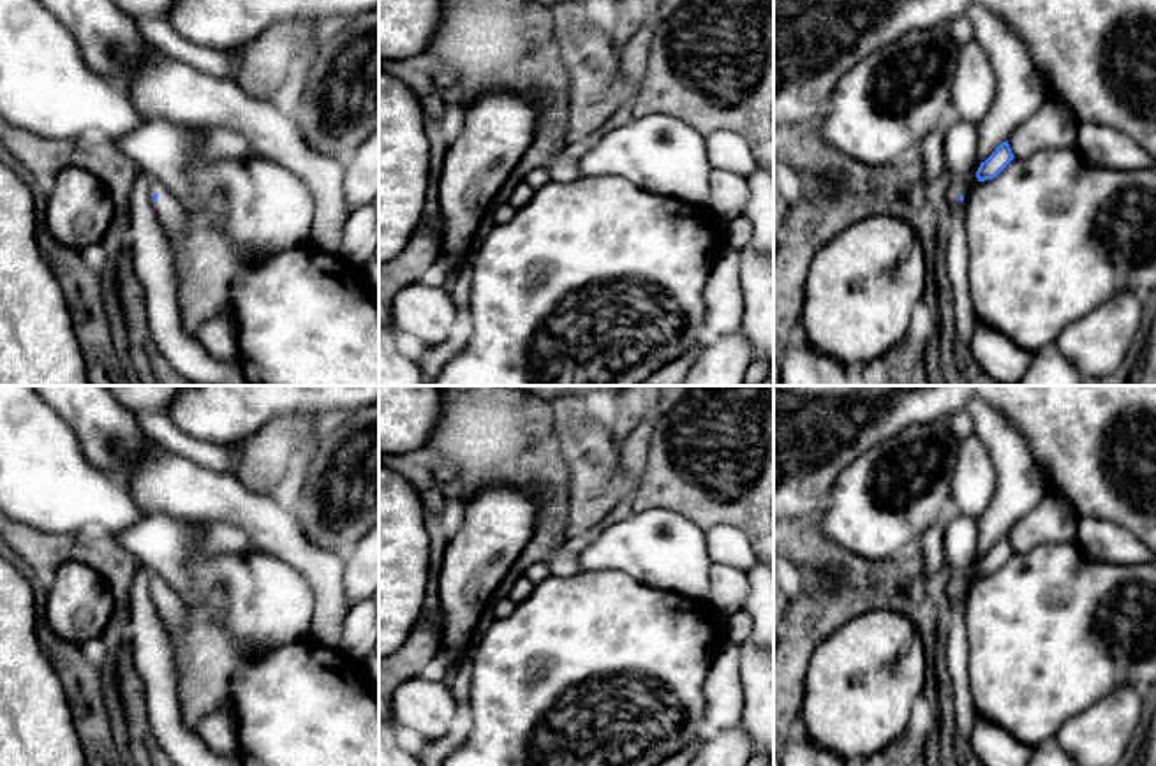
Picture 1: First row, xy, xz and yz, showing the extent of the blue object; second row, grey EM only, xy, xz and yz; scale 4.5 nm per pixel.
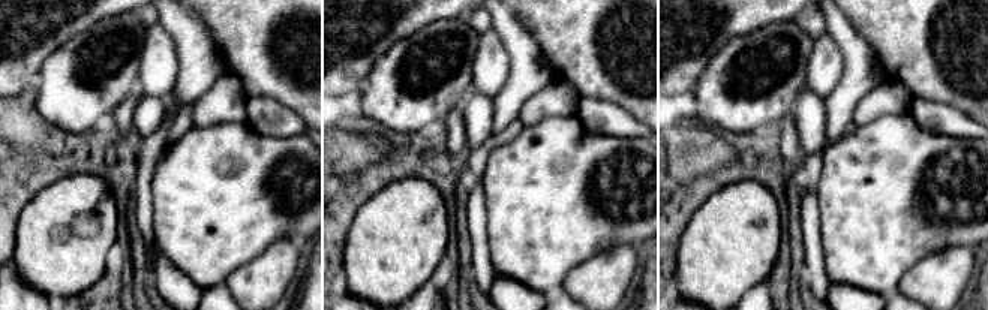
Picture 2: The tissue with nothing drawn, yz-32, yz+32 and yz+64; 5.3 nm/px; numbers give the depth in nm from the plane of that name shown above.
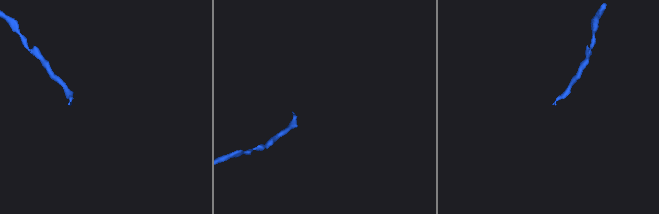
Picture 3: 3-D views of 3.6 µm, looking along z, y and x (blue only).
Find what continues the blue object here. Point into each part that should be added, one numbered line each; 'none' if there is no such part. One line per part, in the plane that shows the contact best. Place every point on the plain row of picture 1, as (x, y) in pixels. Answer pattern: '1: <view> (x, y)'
1: xy (168, 603)

